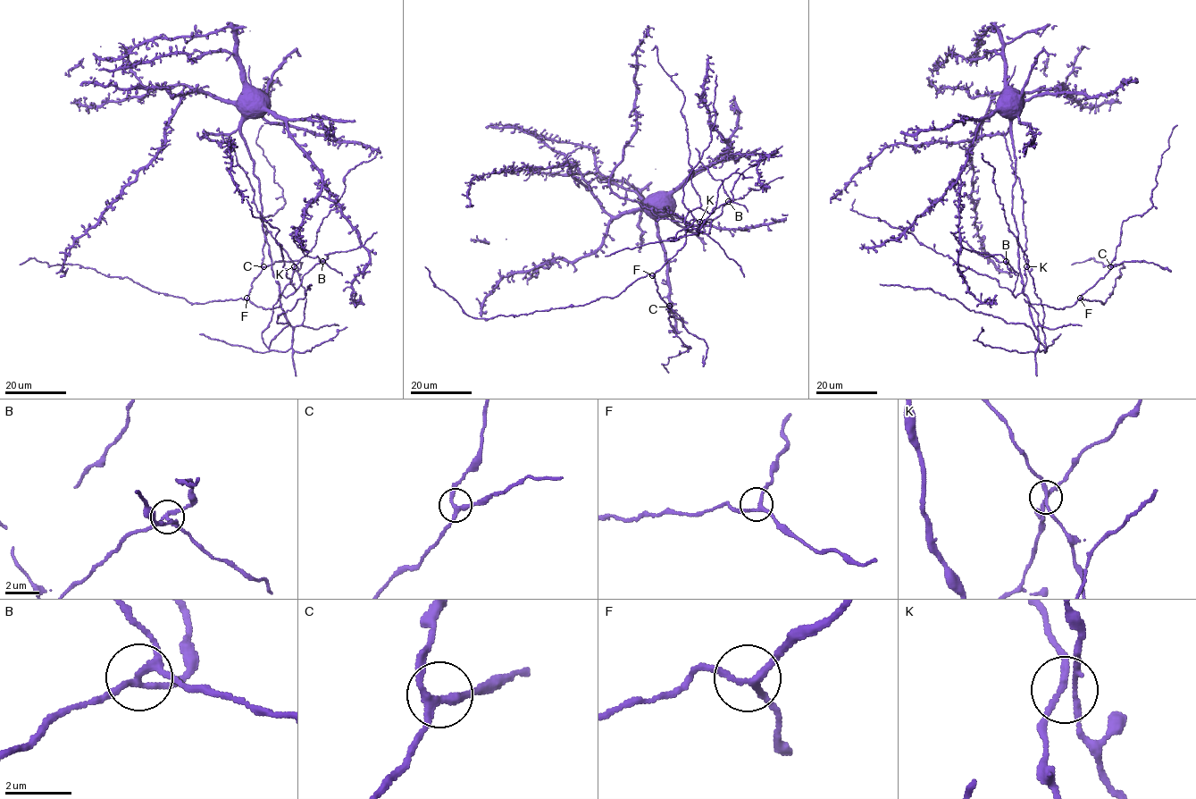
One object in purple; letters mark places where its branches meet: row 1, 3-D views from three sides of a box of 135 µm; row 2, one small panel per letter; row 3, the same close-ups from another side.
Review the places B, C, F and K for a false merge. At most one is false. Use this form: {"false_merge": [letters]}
{"false_merge": ["B"]}

